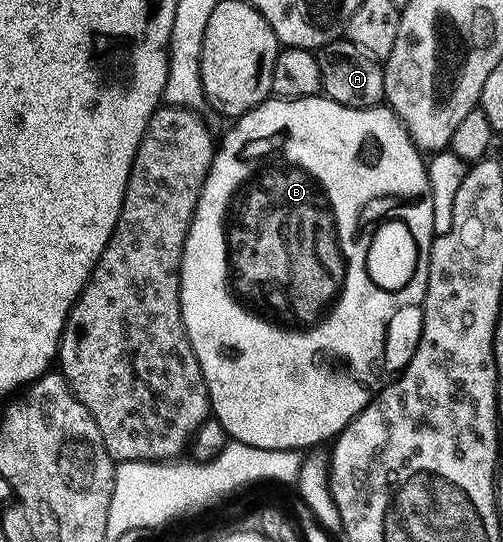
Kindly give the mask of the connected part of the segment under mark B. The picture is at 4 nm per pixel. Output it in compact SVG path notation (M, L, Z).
M322 94L310 95L304 99L280 99L269 97L264 103L259 103L249 113L240 115L238 119L230 124L227 136L221 139L218 144L215 156L211 162L209 173L205 177L205 185L201 185L201 193L197 201L197 209L191 218L191 224L185 237L183 246L183 256L179 266L179 300L181 301L181 317L187 330L189 341L193 345L193 353L201 365L203 380L207 382L207 395L211 398L211 409L214 418L221 421L221 425L226 429L228 436L236 443L253 445L261 449L277 449L278 451L299 451L303 447L315 449L318 443L334 440L336 435L343 432L355 418L360 415L367 404L375 398L380 390L379 374L383 371L383 354L387 351L387 330L391 327L391 322L398 317L399 311L406 307L418 308L422 304L427 292L427 282L429 281L429 265L431 264L431 243L435 239L433 229L433 197L431 196L431 186L427 176L427 163L415 142L409 137L403 122L395 116L395 112L386 105L378 107L346 107L337 101L328 99Z

